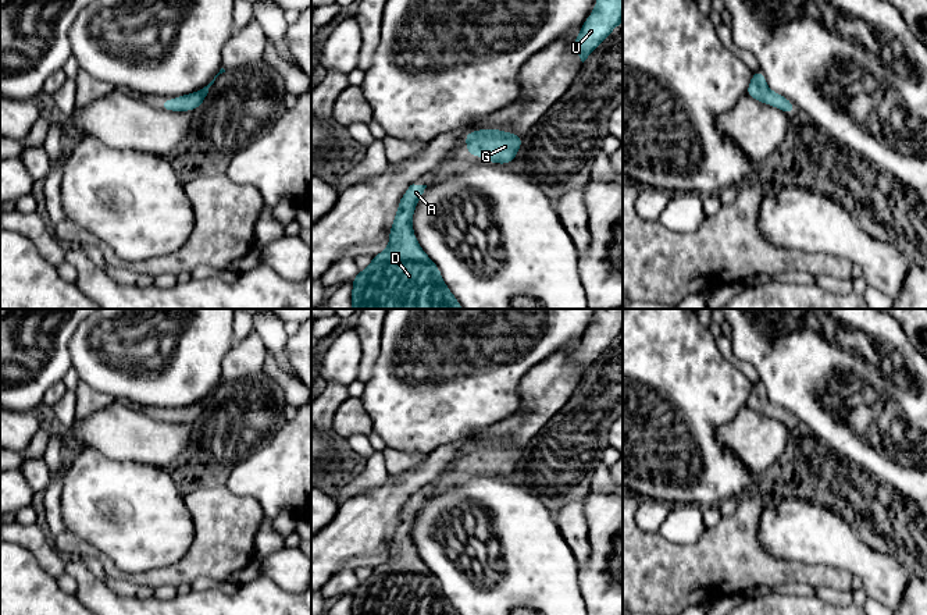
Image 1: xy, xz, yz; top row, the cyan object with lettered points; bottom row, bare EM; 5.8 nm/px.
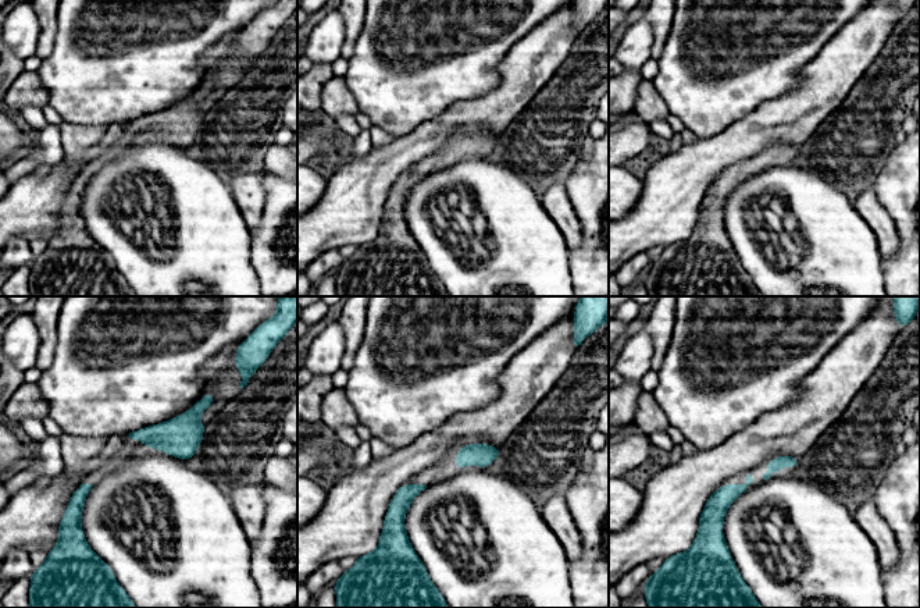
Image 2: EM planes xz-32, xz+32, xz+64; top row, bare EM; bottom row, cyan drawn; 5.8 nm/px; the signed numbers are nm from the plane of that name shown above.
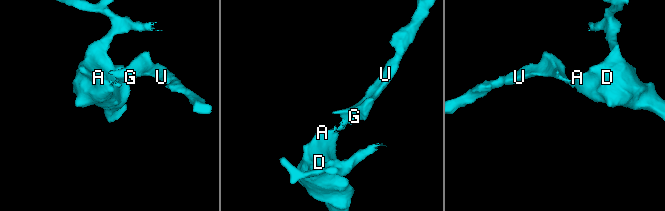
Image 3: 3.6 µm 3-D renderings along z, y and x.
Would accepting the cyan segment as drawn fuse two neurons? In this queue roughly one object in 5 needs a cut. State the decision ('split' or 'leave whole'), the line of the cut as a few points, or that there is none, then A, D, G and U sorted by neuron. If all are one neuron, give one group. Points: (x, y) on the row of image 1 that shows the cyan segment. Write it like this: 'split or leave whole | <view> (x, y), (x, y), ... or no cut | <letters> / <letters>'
leave whole | no cut | A D G U

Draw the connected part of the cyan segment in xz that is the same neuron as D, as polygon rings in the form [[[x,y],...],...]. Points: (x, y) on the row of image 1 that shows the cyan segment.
[[[413,184],[400,198],[388,248],[372,256],[371,264],[352,280],[352,309],[463,309],[413,232],[413,213],[425,188]]]

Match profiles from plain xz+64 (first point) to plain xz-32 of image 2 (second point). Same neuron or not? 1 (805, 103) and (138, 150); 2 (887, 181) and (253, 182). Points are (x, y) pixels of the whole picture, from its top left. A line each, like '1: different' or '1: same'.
1: different
2: different

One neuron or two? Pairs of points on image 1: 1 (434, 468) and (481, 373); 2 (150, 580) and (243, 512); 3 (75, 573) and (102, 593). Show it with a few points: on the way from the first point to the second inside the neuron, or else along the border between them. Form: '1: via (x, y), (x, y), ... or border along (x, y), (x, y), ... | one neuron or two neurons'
1: border along (477, 430), (441, 444), (425, 455) | two neurons
2: via (174, 575), (181, 575), (220, 536) | one neuron
3: via (82, 576), (95, 589) | one neuron

